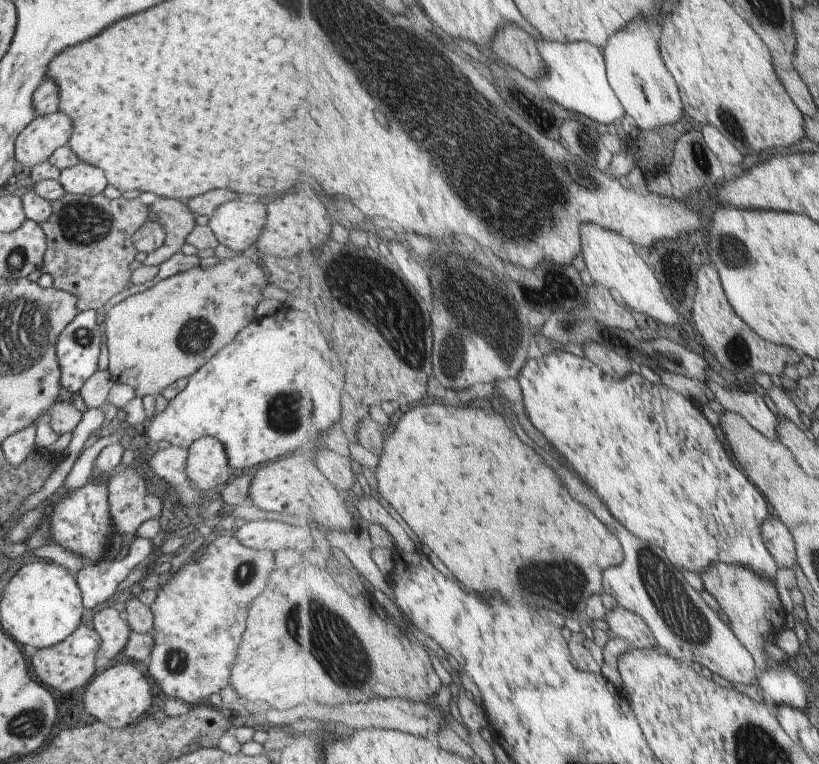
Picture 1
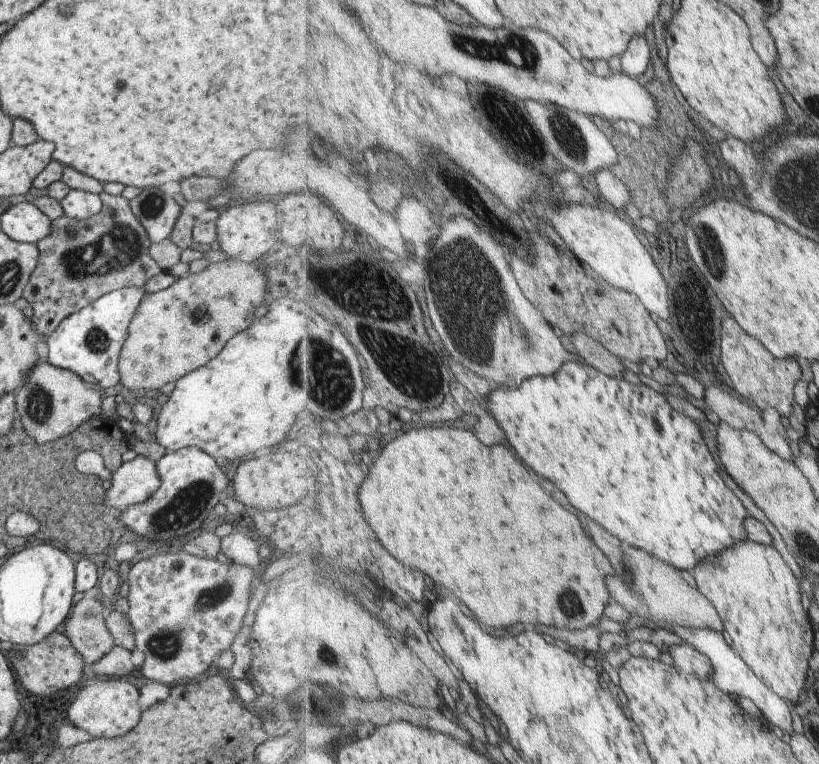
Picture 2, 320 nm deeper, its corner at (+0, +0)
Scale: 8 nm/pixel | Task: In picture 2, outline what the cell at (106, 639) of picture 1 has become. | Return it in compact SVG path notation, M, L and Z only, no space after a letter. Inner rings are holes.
M81 597L65 619L64 635L81 655L84 664L93 664L114 645L107 630L107 612L97 599Z

